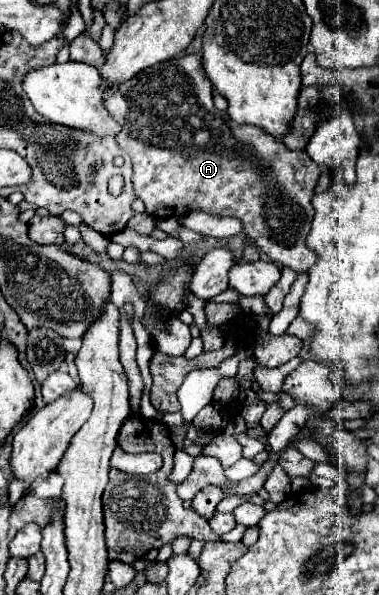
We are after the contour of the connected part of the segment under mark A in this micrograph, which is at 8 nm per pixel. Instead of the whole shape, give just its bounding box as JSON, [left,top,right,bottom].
[105,54,321,274]

